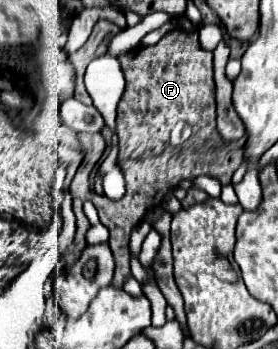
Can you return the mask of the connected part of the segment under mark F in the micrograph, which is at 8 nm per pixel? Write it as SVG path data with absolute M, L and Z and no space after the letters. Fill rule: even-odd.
M173 29L165 33L159 43L125 53L119 57L119 61L127 83L117 107L117 135L119 135L117 163L125 173L127 195L121 201L111 201L107 197L93 195L89 189L89 173L103 155L103 137L99 133L77 135L85 157L71 181L71 195L73 195L73 211L77 217L77 233L75 233L77 249L81 251L85 247L85 233L89 229L89 221L83 213L83 201L91 199L99 213L101 223L111 233L109 247L115 255L113 285L123 287L123 281L131 273L129 237L133 227L141 223L141 219L149 209L161 207L165 203L167 193L175 189L183 179L209 175L219 179L221 185L229 185L231 175L243 163L245 139L225 143L215 129L213 55L201 49L197 31L187 33L183 29ZM177 121L187 121L193 127L193 135L181 147L171 147L169 133ZM137 181L141 181L141 185L137 185Z

